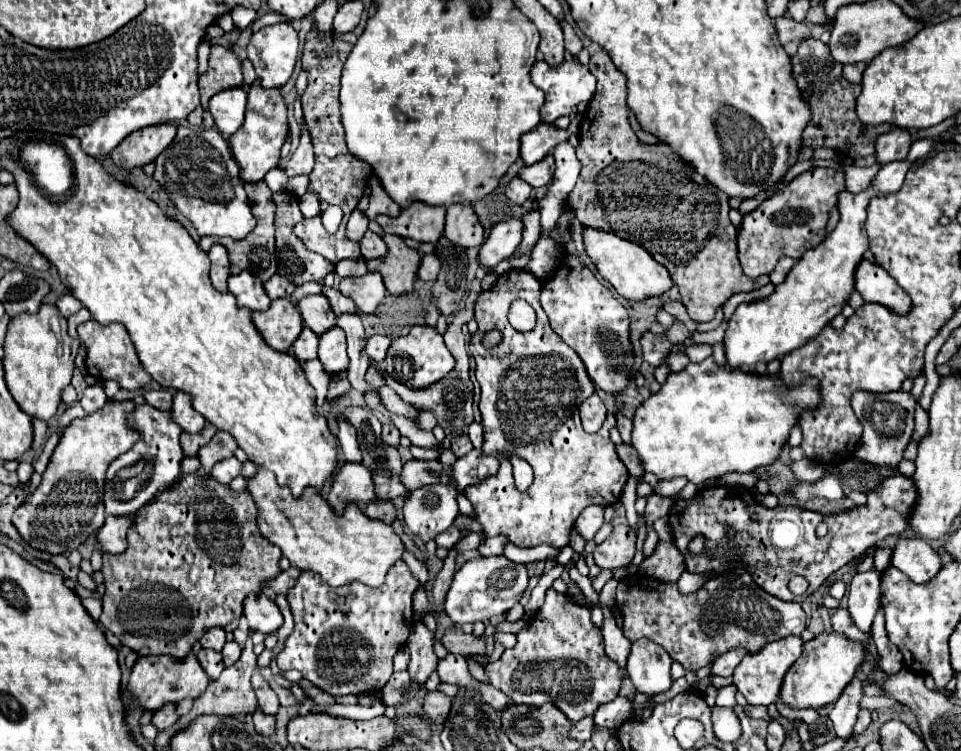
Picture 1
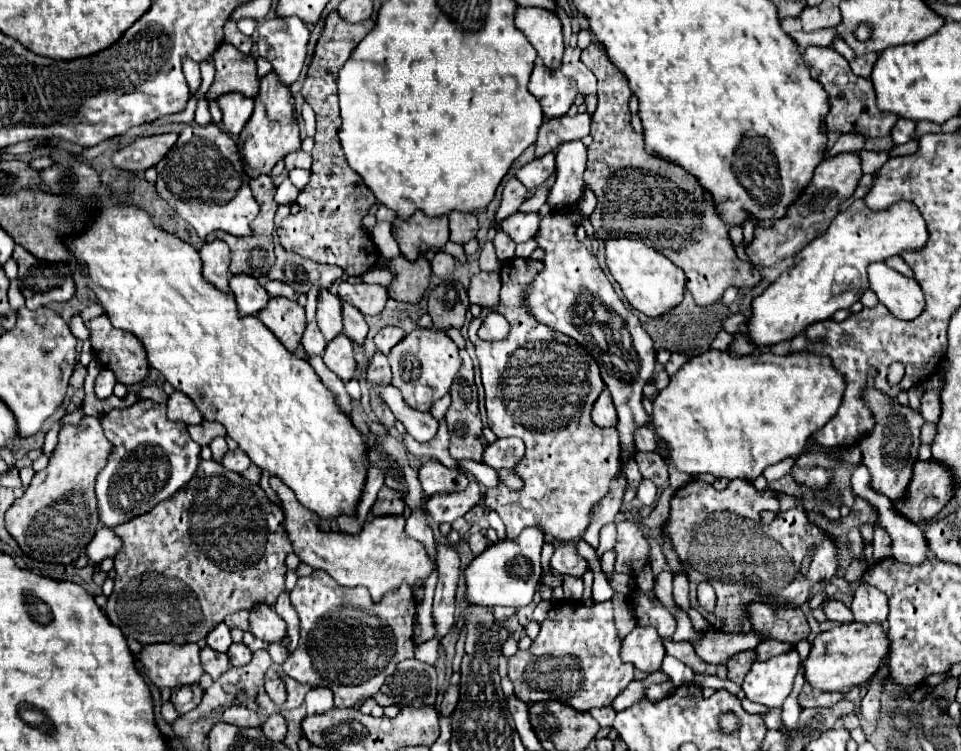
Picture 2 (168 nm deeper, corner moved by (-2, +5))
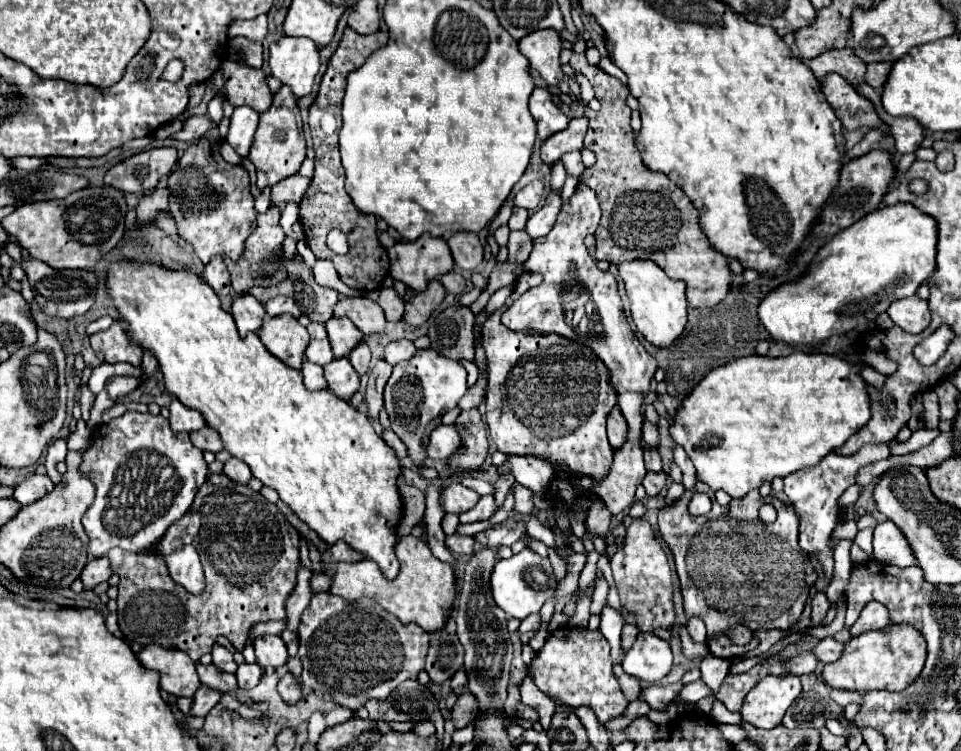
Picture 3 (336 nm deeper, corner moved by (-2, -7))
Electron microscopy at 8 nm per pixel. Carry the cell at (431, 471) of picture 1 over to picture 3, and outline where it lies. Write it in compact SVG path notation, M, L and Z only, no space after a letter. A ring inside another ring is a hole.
M452 484L442 488L442 506L446 508L446 512L454 512L454 514L468 512L470 508L476 506L478 500L480 496L462 484Z

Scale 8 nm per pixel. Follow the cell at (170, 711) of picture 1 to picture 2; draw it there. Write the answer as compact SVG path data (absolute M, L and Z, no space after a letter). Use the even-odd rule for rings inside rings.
M198 684L174 688L172 696L170 696L170 702L174 704L174 708L176 708L176 712L180 716L186 714L186 712L190 712L190 710L194 710L200 700L202 700L202 688Z

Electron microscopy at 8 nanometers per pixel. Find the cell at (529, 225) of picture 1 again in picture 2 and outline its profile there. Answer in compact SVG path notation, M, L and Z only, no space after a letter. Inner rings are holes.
M544 186L544 188L538 188L524 204L522 204L522 210L524 212L538 212L540 210L540 206L546 202L546 194L548 194L548 186Z

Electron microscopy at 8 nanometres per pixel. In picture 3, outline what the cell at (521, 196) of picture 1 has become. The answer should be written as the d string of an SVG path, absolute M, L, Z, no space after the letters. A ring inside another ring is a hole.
M514 208L508 226L510 230L526 230L526 220L528 220L528 212L522 208Z

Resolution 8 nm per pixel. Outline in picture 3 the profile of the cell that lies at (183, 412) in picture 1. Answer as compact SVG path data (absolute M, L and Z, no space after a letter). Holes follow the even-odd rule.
M172 400L170 404L170 426L174 432L194 432L206 426L206 420L200 412L182 406L180 400Z

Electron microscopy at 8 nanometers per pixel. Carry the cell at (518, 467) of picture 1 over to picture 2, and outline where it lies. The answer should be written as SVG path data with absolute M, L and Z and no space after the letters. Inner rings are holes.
M498 438L484 450L482 462L494 470L502 470L518 464L522 456L524 456L524 444L520 438Z

